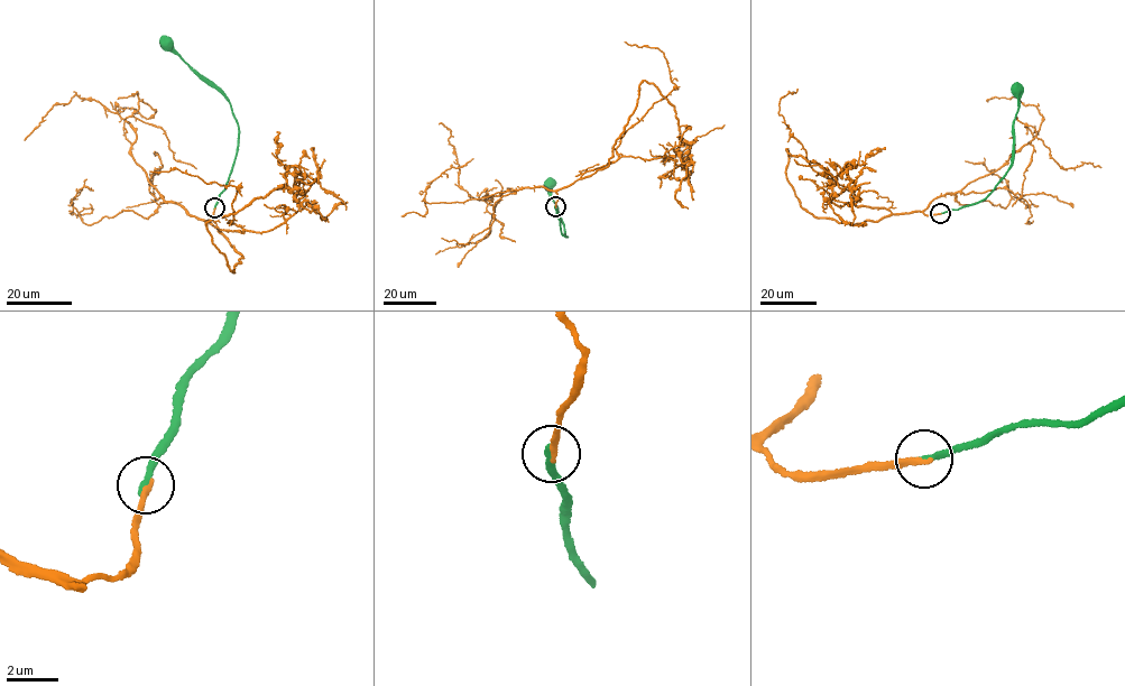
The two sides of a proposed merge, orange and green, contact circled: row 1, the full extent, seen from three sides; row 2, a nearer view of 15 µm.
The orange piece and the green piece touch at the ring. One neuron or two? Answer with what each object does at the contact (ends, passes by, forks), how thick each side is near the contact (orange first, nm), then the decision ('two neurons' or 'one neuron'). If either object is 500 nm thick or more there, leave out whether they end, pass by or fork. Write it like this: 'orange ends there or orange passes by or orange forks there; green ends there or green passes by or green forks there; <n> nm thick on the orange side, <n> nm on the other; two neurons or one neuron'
orange ends there; green ends there; 280 nm thick on the orange side, 280 nm on the other; one neuron

